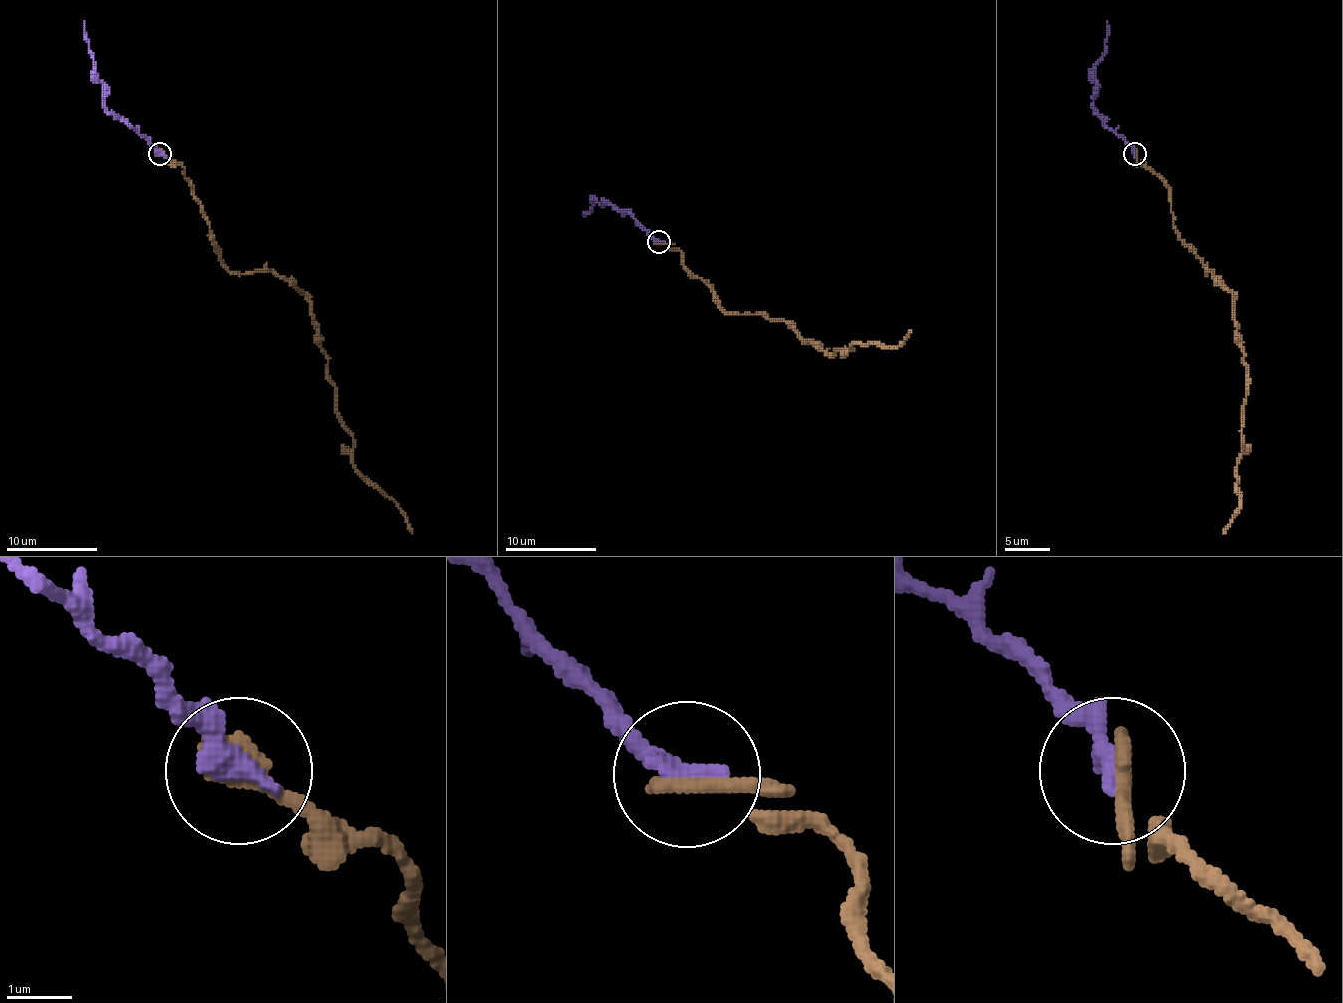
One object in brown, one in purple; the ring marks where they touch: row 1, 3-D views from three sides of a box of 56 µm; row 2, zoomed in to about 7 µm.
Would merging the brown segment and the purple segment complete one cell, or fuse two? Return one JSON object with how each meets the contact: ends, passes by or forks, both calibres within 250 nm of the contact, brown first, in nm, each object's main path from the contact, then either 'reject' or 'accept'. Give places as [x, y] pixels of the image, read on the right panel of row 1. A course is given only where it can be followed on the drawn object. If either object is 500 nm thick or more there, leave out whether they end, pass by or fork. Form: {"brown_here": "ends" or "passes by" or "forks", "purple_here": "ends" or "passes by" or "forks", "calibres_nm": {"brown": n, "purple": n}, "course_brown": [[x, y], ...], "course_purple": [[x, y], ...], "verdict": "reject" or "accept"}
{"brown_here": "ends", "purple_here": "ends", "calibres_nm": {"brown": 440, "purple": 340}, "course_brown": [[1137, 153], [1137, 160], [1168, 189], [1177, 237], [1234, 296], [1237, 342], [1246, 367], [1239, 506], [1223, 533]], "course_purple": [[1134, 153], [1093, 110], [1096, 62], [1105, 51], [1107, 21]], "verdict": "accept"}

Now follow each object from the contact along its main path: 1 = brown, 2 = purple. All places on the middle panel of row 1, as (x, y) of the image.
1: (658, 244), (681, 253), (690, 275), (708, 282), (729, 314), (783, 321), (827, 353), (897, 346), (911, 330)
2: (658, 241), (626, 212), (615, 209), (606, 200), (595, 203), (583, 214)

